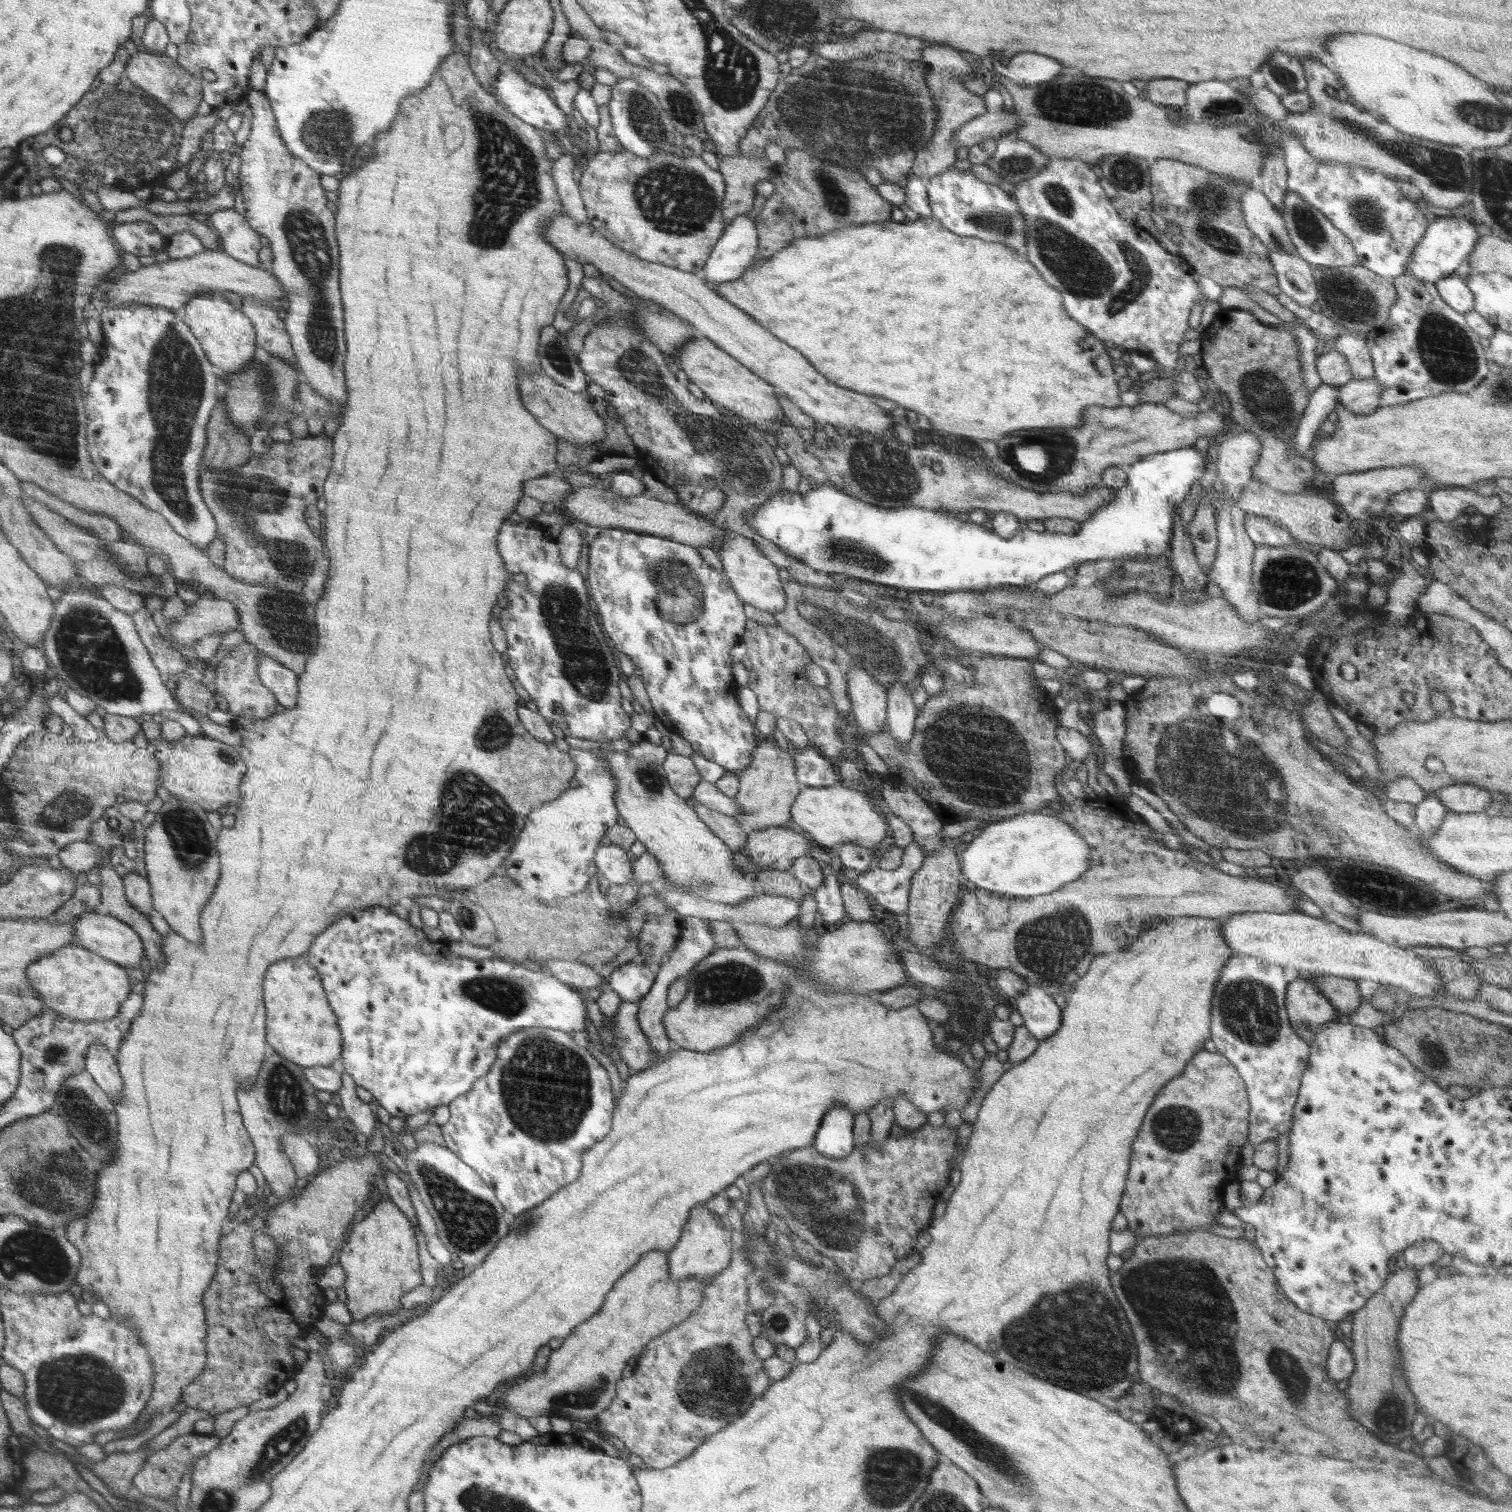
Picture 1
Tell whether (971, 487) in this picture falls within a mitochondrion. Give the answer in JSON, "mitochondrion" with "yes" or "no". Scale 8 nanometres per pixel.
{"mitochondrion":"no"}

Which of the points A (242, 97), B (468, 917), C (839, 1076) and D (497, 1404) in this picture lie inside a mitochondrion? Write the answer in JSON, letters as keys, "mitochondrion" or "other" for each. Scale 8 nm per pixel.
{"A":"other","B":"mitochondrion","C":"other","D":"other"}

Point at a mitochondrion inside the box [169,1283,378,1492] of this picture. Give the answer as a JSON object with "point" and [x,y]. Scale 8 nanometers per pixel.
{"point":[294,1432]}

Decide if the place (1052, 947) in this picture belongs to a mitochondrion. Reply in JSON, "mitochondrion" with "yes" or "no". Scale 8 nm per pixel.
{"mitochondrion":"yes"}

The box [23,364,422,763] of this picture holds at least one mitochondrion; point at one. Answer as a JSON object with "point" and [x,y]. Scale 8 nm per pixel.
{"point":[91,653]}

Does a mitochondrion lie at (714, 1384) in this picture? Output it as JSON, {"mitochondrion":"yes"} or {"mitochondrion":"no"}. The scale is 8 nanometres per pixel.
{"mitochondrion":"yes"}

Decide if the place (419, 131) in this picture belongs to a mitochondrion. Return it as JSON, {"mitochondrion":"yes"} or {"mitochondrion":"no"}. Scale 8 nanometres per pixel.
{"mitochondrion":"no"}

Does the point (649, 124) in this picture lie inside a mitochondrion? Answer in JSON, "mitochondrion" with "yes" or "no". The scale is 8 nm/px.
{"mitochondrion":"yes"}

